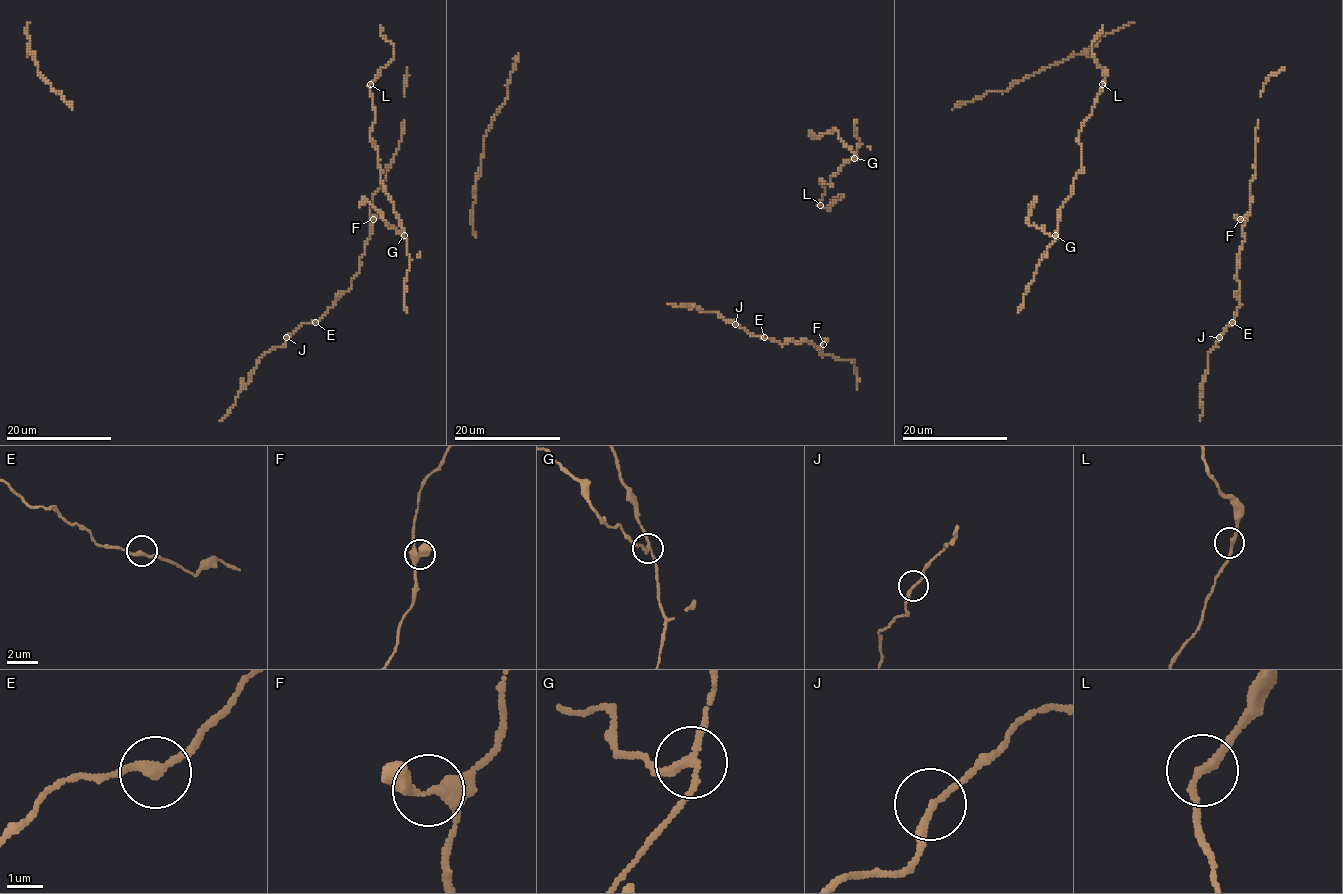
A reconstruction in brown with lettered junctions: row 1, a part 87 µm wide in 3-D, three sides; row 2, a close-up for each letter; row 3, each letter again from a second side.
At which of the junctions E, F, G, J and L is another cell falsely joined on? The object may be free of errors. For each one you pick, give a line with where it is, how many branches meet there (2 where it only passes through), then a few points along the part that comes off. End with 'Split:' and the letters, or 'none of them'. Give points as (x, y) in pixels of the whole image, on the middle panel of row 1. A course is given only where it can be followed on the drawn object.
G: (854, 158) | 3 | (854, 158), (851, 147), (844, 145), (836, 130), (818, 137), (808, 133)
Split: G

